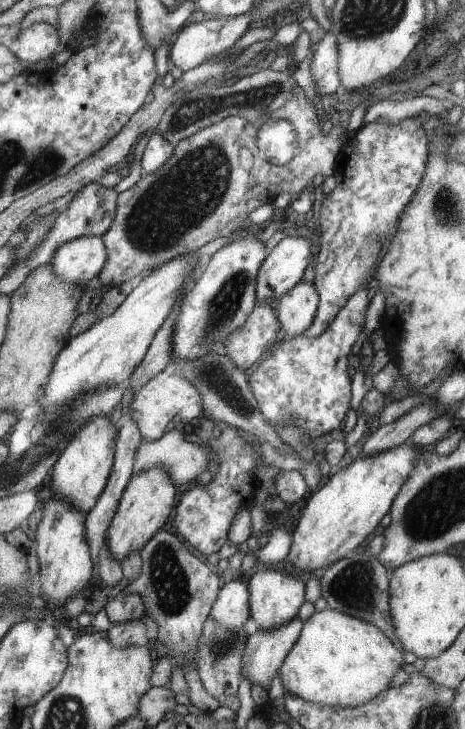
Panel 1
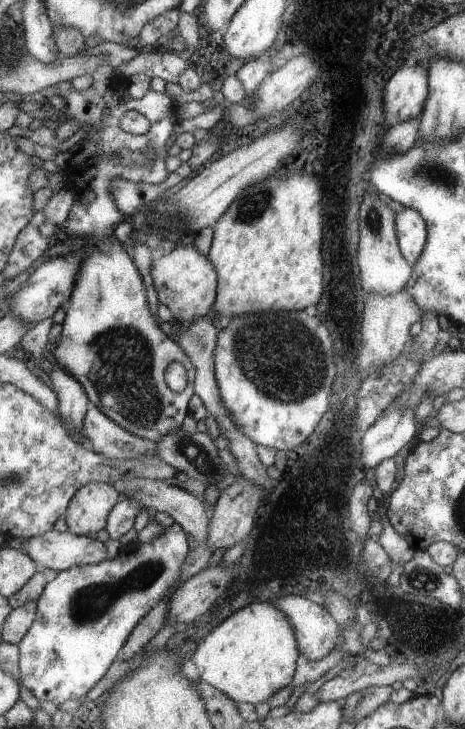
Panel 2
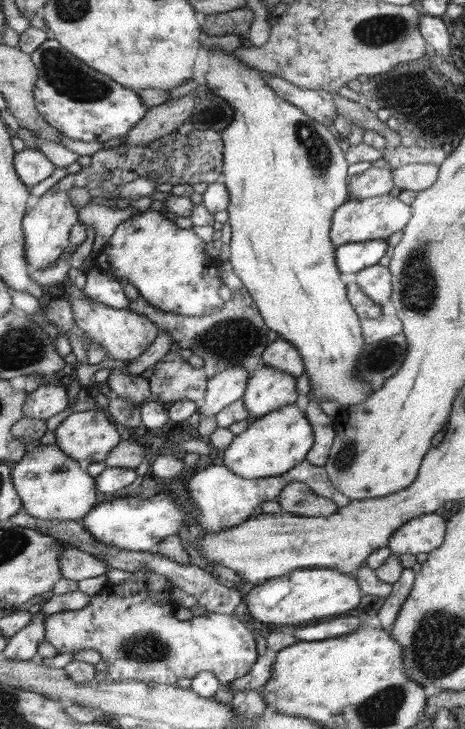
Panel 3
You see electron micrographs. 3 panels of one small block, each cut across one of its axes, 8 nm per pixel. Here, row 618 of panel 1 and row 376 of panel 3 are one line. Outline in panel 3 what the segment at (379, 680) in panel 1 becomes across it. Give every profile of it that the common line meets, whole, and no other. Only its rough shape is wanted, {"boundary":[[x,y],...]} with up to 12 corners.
{"boundary":[[212,47],[234,272],[342,410],[362,319],[336,136]]}

